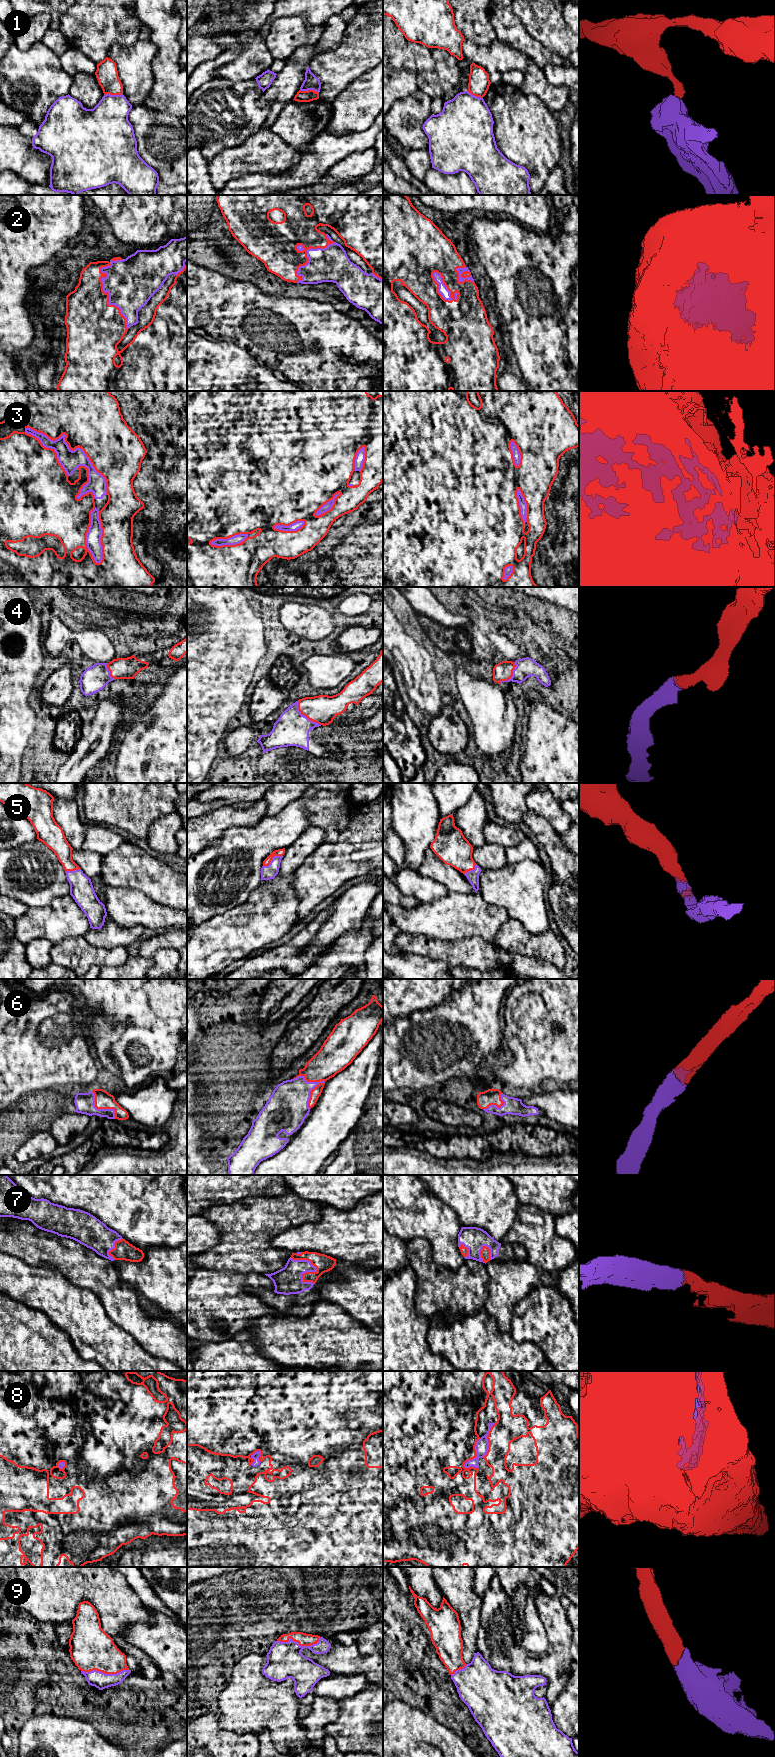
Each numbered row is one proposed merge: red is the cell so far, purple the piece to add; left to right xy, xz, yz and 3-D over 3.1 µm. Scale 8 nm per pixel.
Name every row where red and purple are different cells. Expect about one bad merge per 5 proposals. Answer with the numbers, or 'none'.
1

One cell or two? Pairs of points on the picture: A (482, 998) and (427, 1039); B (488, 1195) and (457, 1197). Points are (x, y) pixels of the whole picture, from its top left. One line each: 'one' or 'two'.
A: one
B: one

